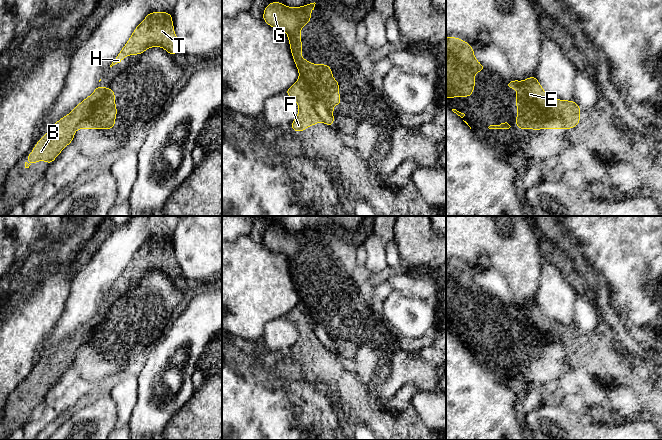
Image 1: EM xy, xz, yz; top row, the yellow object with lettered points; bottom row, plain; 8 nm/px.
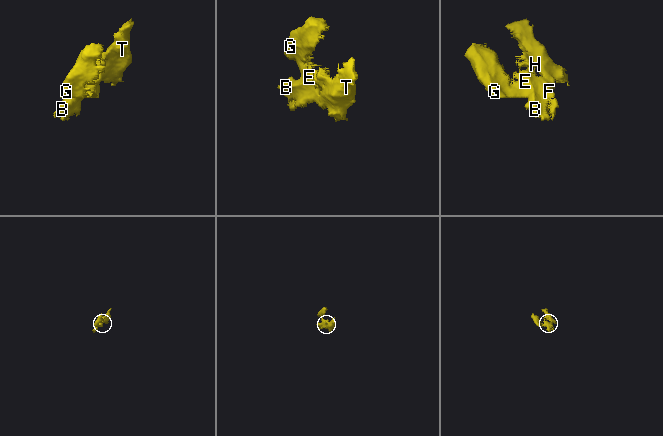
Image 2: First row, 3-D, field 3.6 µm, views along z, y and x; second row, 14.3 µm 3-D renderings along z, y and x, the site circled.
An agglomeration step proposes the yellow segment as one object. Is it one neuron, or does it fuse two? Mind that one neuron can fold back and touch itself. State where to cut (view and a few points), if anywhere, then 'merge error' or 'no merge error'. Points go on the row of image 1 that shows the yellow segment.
no cut | no merge error

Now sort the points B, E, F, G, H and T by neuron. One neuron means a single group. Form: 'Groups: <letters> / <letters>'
Groups: B E F G H T

